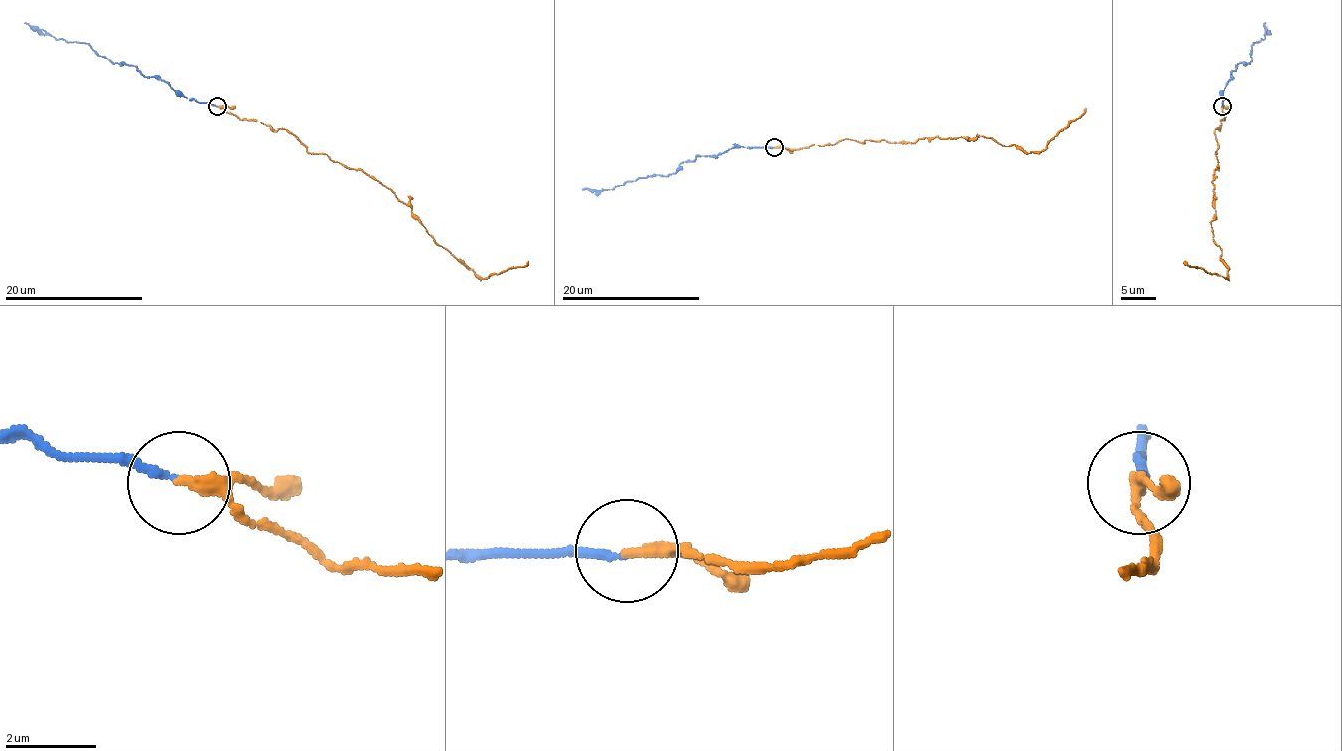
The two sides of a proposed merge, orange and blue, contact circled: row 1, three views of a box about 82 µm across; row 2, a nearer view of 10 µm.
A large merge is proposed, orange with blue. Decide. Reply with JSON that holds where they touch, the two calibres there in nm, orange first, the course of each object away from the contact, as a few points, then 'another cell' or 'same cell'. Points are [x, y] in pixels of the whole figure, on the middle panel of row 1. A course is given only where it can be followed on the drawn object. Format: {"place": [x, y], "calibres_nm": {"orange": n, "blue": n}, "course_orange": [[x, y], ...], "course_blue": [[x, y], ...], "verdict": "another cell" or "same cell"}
{"place": [774, 147], "calibres_nm": {"orange": 200, "blue": 160}, "course_orange": [[775, 146], [977, 136], [1028, 153], [1043, 150], [1085, 108]], "course_blue": [[775, 148], [733, 146], [717, 155], [683, 162], [667, 176], [641, 178], [612, 190], [582, 190]], "verdict": "same cell"}

